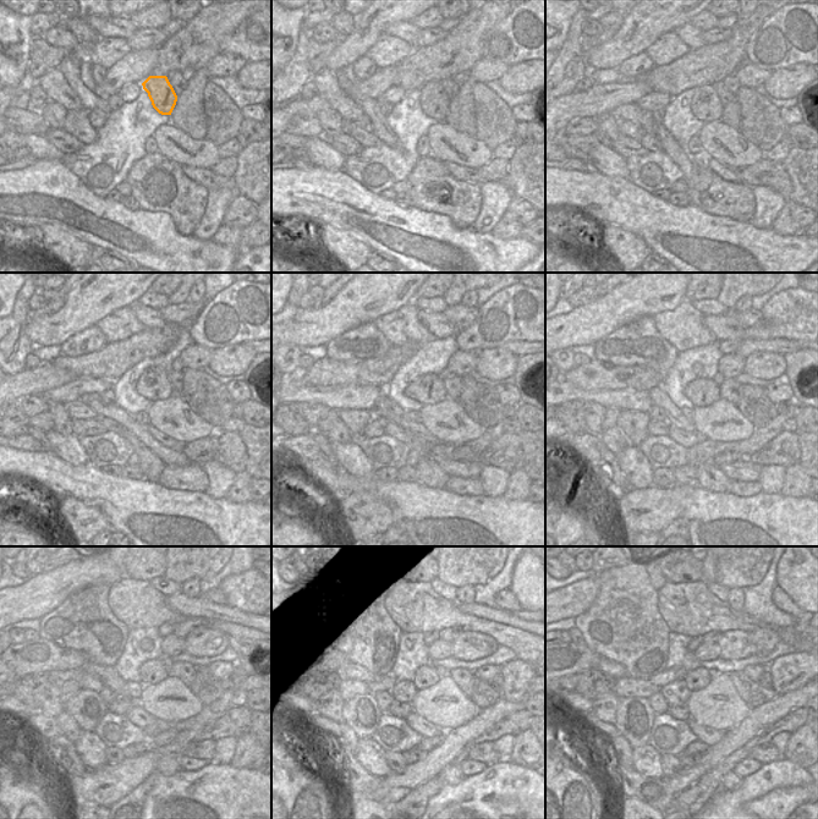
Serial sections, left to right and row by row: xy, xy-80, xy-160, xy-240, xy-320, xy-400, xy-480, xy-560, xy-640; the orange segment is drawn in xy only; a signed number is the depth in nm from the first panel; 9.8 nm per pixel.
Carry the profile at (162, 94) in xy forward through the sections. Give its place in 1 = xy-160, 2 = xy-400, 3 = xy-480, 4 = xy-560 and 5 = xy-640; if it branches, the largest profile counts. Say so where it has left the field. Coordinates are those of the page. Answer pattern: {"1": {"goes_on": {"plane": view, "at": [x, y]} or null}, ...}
{"1": {"goes_on": {"plane": "xy-160", "at": [706, 106]}}, "2": {"goes_on": {"plane": "xy-400", "at": [702, 392]}}, "3": {"goes_on": {"plane": "xy-480", "at": [152, 671]}}, "4": {"goes_on": {"plane": "xy-560", "at": [426, 676]}}, "5": {"goes_on": {"plane": "xy-640", "at": [697, 679]}}}

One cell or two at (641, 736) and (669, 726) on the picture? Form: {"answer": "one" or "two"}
{"answer": "two"}

